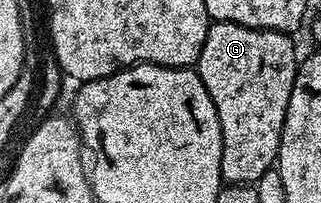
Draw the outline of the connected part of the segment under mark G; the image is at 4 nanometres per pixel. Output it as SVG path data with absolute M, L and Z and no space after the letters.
M217 21L208 26L206 43L194 68L218 111L222 131L222 178L229 185L252 185L277 164L286 107L290 103L290 91L298 68L298 56L292 40L286 33L242 27L229 21Z

